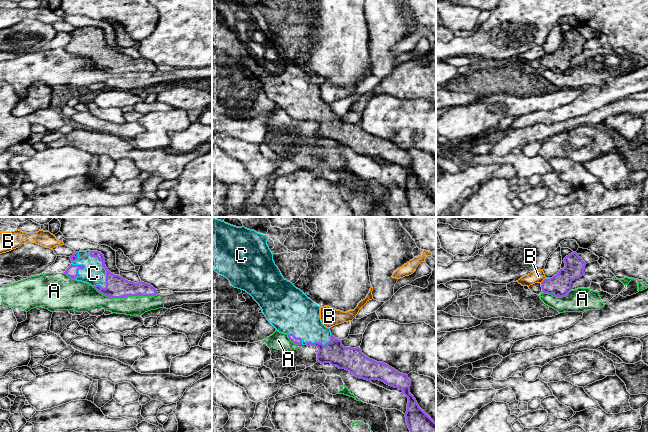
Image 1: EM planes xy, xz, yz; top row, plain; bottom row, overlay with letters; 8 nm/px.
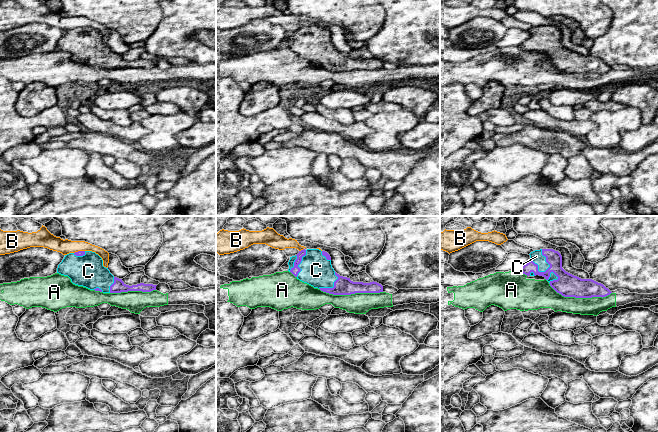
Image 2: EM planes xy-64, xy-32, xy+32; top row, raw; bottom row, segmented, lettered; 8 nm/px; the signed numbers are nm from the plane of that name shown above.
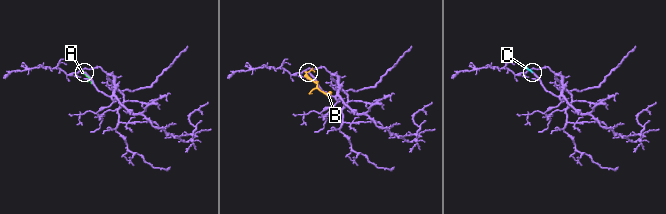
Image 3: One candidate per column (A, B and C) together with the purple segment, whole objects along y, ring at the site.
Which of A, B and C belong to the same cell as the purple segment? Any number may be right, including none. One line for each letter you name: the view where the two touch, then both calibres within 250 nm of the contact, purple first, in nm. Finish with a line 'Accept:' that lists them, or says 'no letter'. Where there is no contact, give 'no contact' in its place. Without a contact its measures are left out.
C: contact in xy; calibres 180 and 170 nm
Accept: C

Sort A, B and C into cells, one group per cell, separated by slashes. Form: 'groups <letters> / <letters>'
groups A / B / C

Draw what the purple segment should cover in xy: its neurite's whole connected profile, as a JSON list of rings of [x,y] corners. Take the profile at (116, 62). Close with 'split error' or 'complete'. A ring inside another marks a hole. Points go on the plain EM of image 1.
[[[79,27],[70,32],[72,40],[64,48],[77,57],[91,60],[99,69],[112,73],[155,72],[158,70],[150,60],[134,59],[111,49],[105,41],[105,34],[98,27]]]; split error

